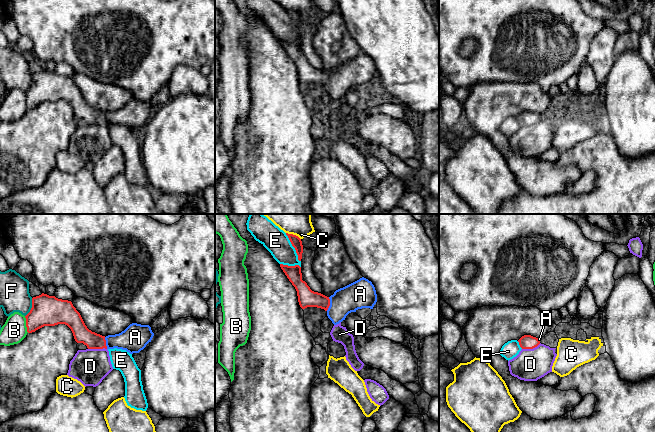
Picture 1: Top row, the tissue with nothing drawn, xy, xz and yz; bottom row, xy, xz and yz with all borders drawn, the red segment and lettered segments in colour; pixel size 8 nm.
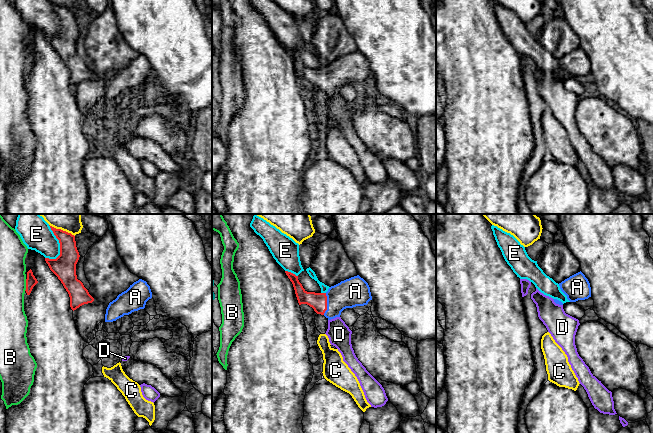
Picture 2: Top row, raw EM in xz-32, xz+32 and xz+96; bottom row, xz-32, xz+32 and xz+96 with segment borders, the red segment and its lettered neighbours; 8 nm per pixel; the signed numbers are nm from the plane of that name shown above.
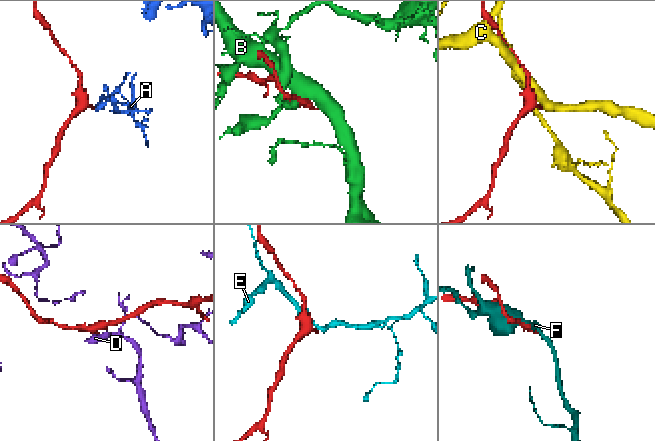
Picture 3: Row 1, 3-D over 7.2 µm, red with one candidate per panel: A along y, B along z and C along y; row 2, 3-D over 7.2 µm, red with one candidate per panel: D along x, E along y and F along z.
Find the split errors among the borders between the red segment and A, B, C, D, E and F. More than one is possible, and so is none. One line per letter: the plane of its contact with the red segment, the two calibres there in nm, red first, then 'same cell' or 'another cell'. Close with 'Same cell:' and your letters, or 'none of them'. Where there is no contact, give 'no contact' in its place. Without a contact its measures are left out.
A: contact in xz; calibres 140 and 220 nm; same cell
B: contact in xy; calibres 240 and 200 nm; another cell
C: contact in xz; calibres 90 and 300 nm; another cell
D: contact in xy; calibres 140 and 280 nm; another cell
E: contact in xz; calibres 90 and 200 nm; another cell
F: contact in xy; calibres 240 and 240 nm; another cell
Same cell: A

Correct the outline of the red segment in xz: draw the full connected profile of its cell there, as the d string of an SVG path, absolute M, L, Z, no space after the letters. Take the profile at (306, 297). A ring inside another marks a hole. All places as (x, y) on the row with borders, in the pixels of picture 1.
M280 264L281 269L295 287L298 302L302 309L317 307L327 312L328 318L334 325L345 320L346 316L358 309L373 309L377 302L377 294L374 285L368 279L362 277L359 280L343 287L327 297L310 289L302 280L301 267L299 265L288 266Z

